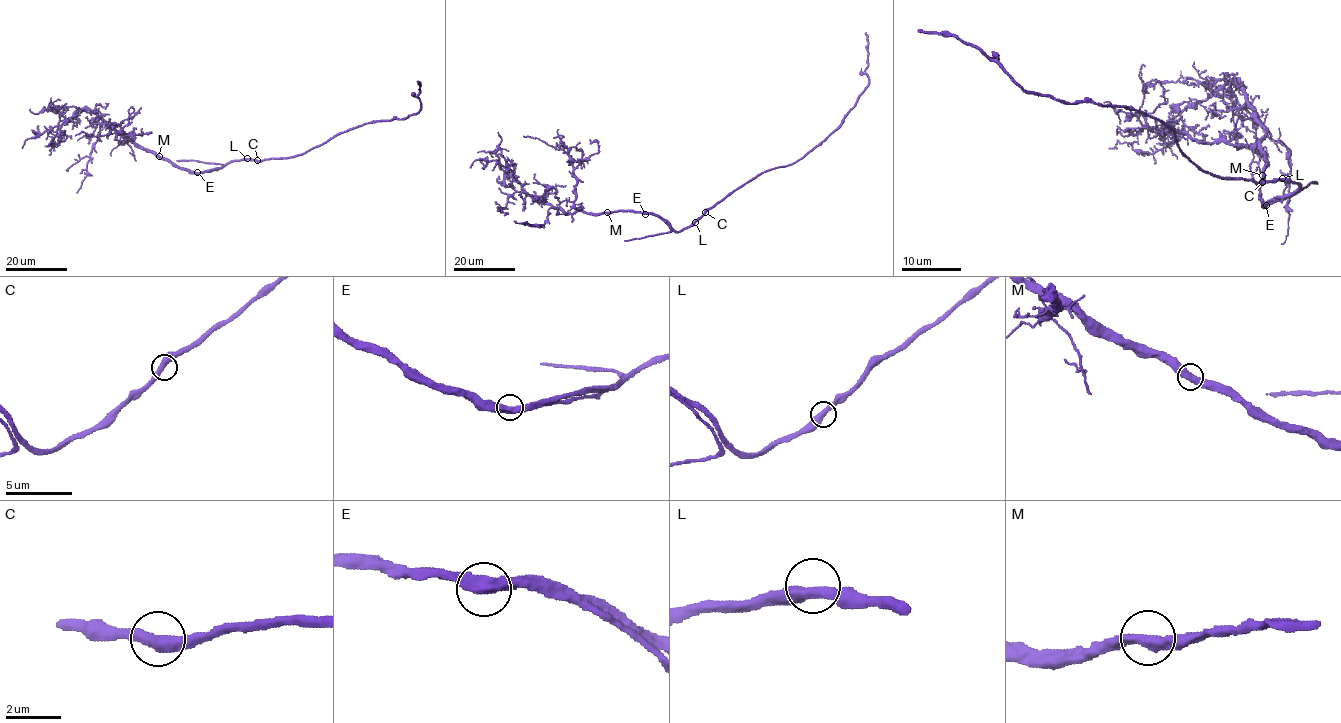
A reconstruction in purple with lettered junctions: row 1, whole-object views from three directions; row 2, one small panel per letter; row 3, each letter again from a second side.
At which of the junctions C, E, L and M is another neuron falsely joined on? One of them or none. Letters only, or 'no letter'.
no letter

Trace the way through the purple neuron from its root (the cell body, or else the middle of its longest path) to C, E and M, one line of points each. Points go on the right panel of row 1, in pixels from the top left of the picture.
C: (1280, 181), (1262, 182)
E: (1280, 181), (1290, 181), (1299, 187), (1290, 195), (1265, 206)
M: (1280, 181), (1290, 181), (1299, 187), (1290, 195), (1265, 206), (1259, 191), (1262, 175)

